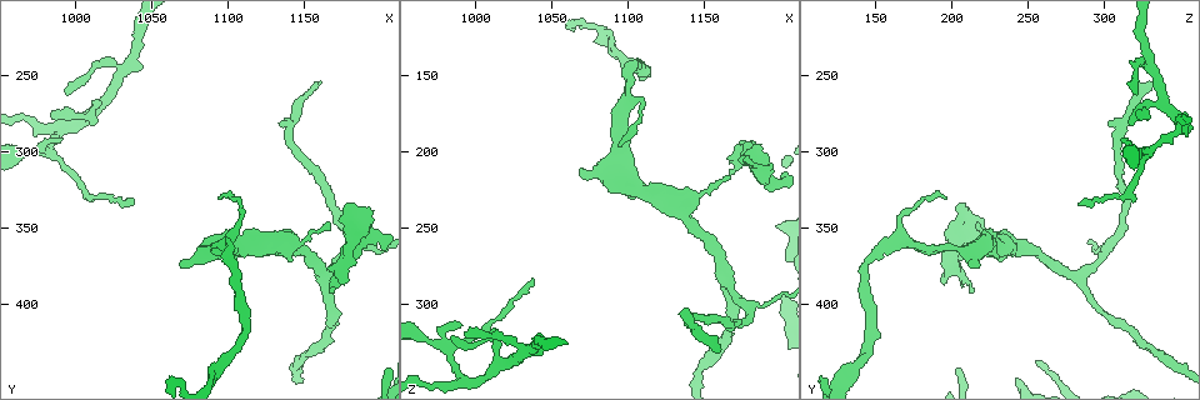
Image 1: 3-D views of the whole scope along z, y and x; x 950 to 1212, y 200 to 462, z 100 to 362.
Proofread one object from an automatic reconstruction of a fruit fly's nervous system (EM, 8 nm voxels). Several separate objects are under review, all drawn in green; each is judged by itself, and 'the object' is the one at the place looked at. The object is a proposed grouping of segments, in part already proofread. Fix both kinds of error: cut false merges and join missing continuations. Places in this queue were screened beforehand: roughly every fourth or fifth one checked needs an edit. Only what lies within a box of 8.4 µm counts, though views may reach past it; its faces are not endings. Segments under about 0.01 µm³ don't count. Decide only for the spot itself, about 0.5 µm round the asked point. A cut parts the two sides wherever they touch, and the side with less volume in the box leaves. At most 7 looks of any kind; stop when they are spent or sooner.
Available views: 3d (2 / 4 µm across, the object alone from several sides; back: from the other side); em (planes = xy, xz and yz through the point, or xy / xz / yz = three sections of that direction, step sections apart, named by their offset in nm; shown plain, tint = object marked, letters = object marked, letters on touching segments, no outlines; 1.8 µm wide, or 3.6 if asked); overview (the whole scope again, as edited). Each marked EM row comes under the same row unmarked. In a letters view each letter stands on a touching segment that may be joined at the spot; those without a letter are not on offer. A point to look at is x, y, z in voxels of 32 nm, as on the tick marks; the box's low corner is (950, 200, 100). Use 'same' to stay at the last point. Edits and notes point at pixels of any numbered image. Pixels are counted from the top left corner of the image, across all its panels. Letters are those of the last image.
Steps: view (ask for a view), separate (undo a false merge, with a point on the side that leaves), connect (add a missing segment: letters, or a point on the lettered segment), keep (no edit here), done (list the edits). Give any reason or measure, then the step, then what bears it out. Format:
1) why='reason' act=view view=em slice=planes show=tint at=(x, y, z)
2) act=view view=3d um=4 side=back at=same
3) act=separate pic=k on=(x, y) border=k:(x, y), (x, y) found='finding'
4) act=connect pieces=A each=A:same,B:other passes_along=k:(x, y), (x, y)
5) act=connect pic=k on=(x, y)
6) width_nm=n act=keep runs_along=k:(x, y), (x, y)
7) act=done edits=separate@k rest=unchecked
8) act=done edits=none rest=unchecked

why='an open end' act=view view=3d um=2 at=(1194, 338, 208)

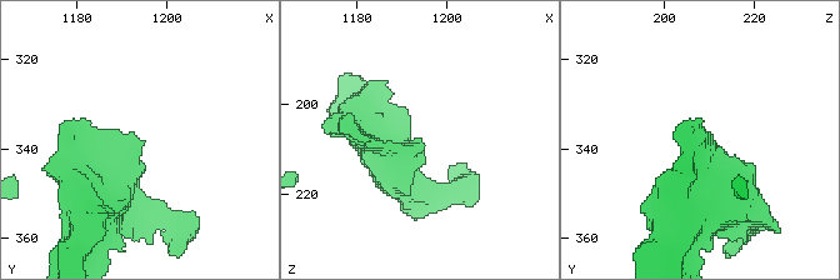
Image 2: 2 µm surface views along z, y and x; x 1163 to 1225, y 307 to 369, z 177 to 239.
why='now the EM' act=view view=em slice=yz step=4 show=letters at=(1193, 337, 209)

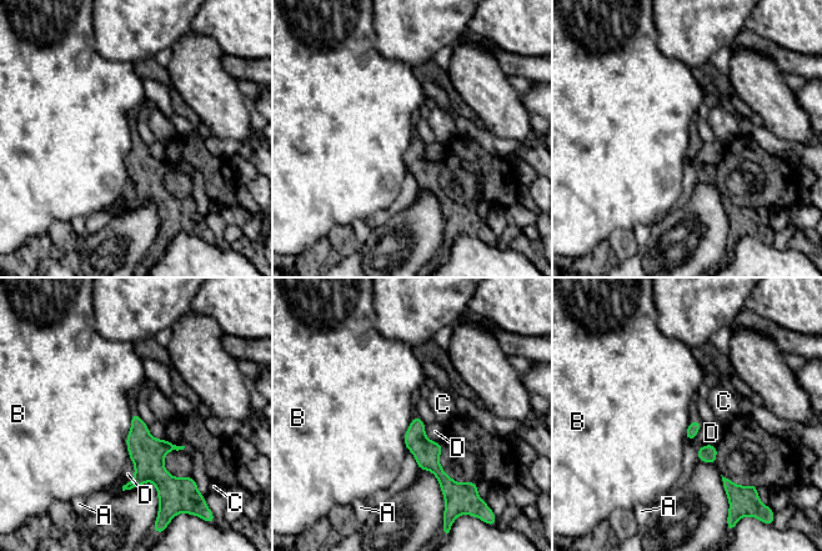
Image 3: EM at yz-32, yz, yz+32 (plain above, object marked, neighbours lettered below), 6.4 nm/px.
why='cut it another way' act=view view=em slice=planes show=letters at=same

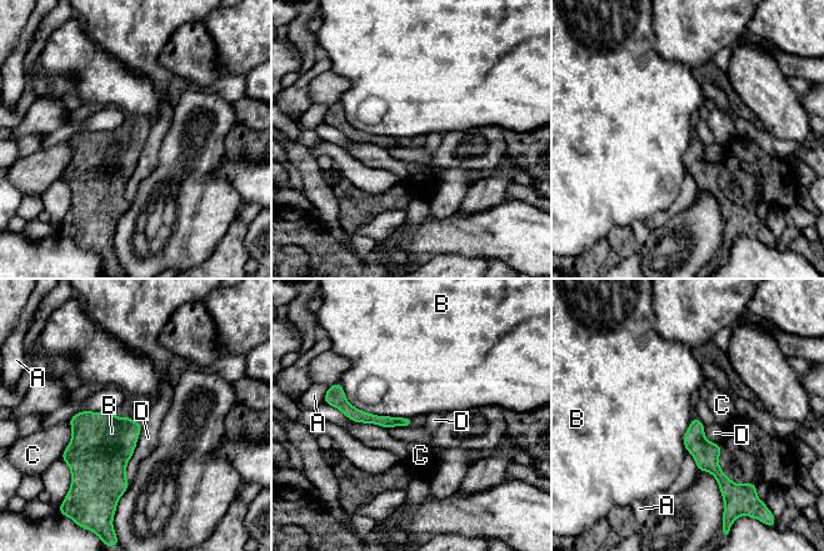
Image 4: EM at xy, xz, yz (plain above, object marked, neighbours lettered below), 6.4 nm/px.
longest_contact=B:460nm act=keep each=A:other,B:other,C:other,D:other border=4:(338, 382), (351, 405), (398, 417) found='none of them fits'

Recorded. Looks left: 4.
why='branch stops here' act=view view=em um=3.6 slice=yz step=8 show=tint at=(1166, 392, 212)

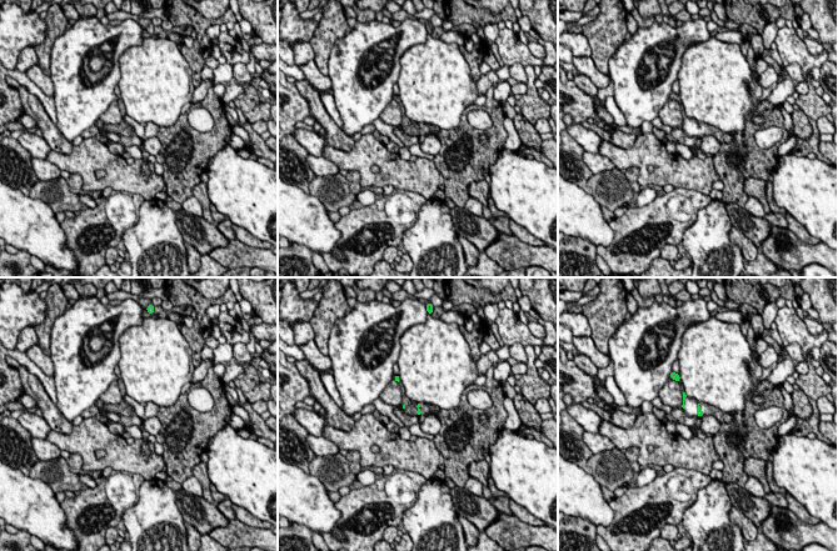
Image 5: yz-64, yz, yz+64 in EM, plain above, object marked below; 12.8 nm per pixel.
why='cut it another way' act=view view=em um=3.6 slice=planes show=letters at=same

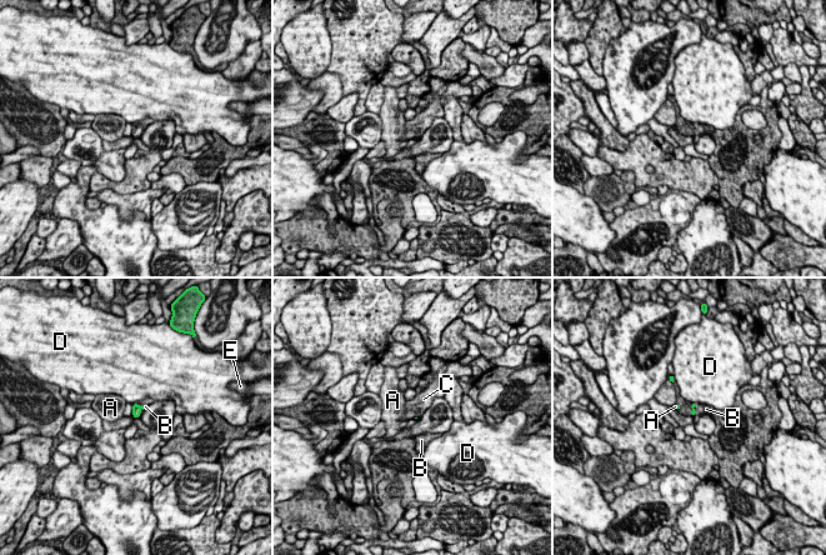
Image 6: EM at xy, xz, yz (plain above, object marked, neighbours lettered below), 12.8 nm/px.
act=connect pieces=B each=A:other,B:same,C:other,D:other,E:other passes_along=6:(694, 413), (696, 413), (700, 409) found='it goes on there'

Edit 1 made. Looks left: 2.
why='see it whole again' act=view view=overview

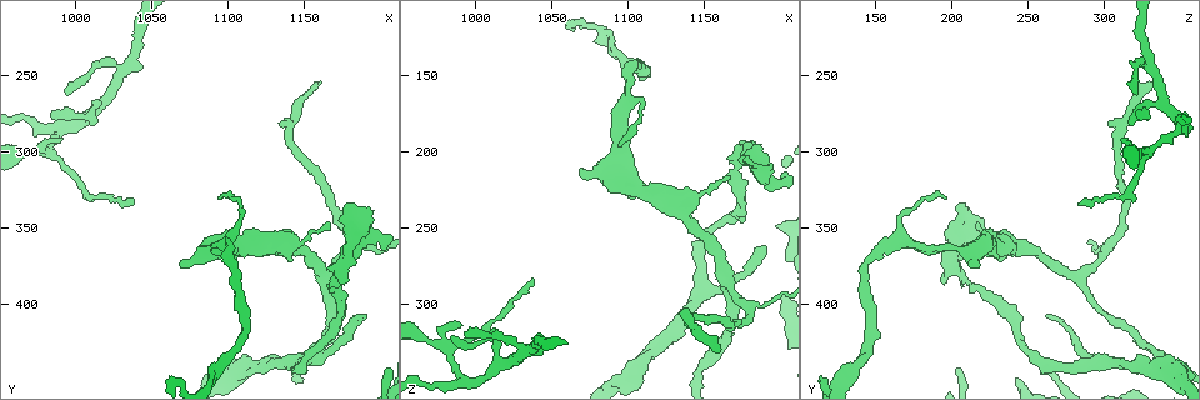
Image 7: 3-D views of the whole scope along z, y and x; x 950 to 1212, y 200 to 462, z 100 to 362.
why='thick end' act=view view=em slice=planes show=letters at=(1070, 374, 212)

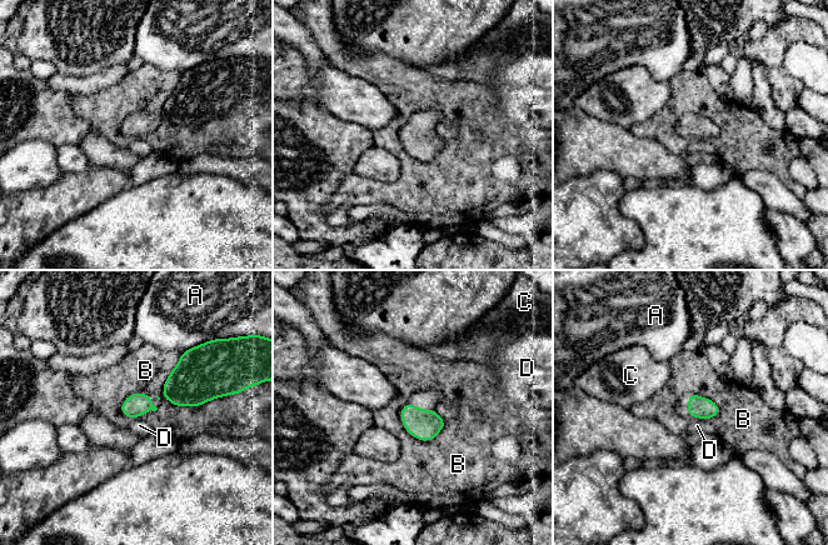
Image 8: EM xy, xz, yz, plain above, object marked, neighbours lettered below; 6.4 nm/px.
act=keep each=A:other,B:other,C:other,D:other border=8:(407, 403), (413, 436), (444, 428) found='no lettered segment goes on from it'

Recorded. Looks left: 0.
act=done edits=connect@6 rest=unchecked

